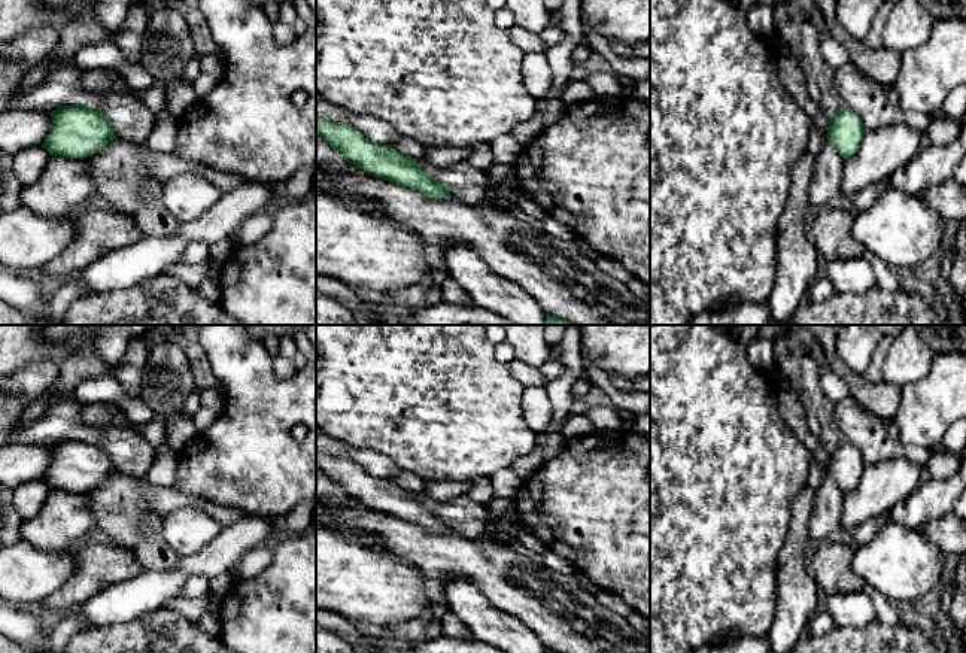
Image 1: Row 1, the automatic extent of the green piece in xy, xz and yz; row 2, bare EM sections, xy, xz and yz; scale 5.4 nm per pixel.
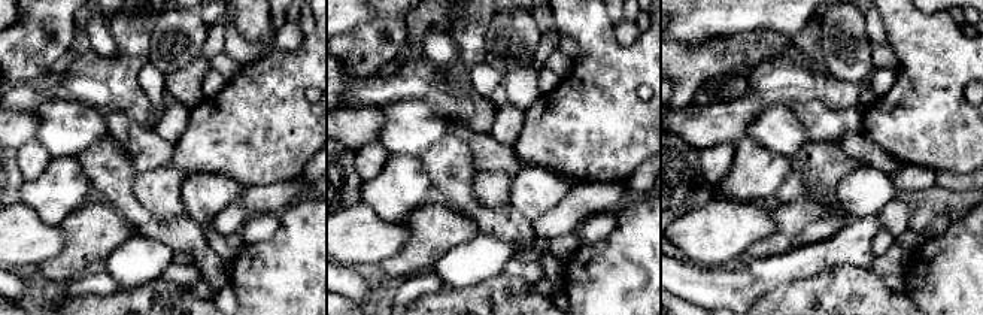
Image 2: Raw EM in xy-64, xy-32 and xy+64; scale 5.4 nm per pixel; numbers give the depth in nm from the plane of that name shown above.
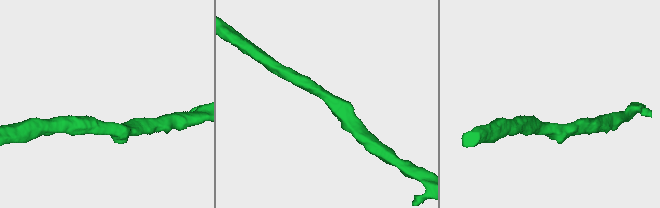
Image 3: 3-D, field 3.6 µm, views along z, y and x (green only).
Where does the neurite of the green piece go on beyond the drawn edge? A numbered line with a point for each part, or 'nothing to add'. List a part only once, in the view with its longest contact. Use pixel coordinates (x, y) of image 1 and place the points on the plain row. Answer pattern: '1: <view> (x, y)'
nothing to add

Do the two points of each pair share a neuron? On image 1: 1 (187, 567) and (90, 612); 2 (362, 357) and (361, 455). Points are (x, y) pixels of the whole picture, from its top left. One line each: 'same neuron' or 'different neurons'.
1: same neuron
2: different neurons

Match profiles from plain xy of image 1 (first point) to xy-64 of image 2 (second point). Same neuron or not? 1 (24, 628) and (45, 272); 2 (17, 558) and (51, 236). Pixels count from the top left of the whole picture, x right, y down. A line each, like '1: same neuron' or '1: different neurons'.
1: different neurons
2: same neuron

